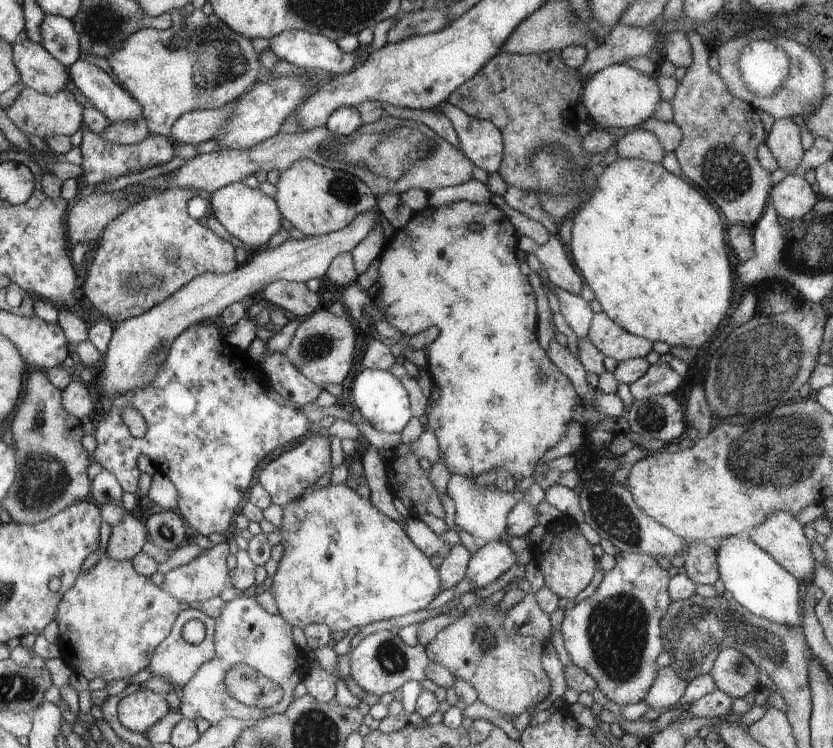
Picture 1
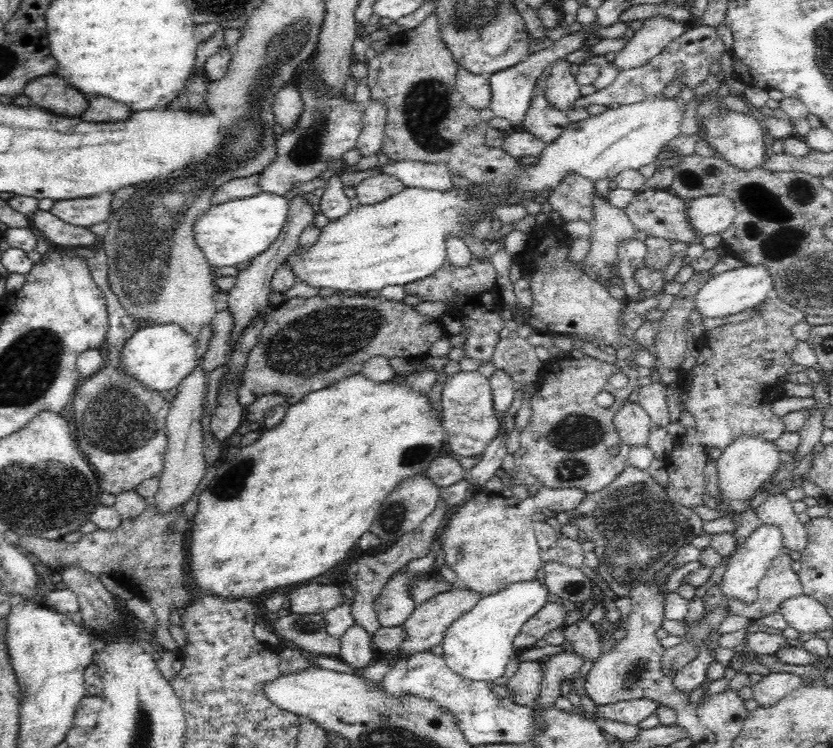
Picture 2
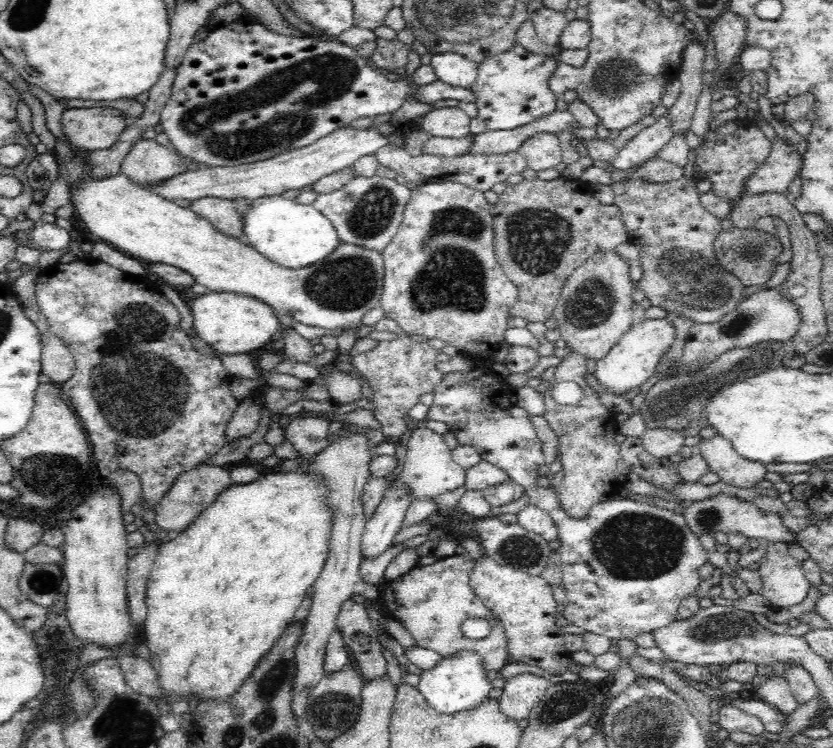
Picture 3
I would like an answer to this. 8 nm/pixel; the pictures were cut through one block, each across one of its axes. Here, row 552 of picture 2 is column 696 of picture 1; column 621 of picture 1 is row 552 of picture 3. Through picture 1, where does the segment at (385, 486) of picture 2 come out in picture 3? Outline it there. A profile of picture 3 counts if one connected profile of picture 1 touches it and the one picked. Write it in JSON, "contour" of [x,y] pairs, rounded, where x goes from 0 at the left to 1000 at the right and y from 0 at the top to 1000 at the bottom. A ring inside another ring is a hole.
{"contour":[[[372,626],[346,628],[346,631],[329,628],[322,634],[312,634],[305,644],[279,647],[267,660],[259,660],[259,668],[255,668],[252,676],[247,676],[247,682],[242,682],[238,687],[238,693],[233,693],[230,701],[223,703],[221,711],[216,711],[216,717],[211,722],[194,725],[187,751],[182,757],[180,775],[178,775],[178,789],[175,789],[178,821],[170,834],[170,853],[173,853],[173,861],[178,864],[178,869],[185,874],[185,880],[180,885],[192,904],[192,917],[197,920],[199,933],[204,930],[204,925],[223,930],[223,933],[226,933],[226,925],[233,925],[233,928],[238,928],[238,936],[240,933],[271,936],[293,914],[293,909],[303,901],[303,896],[307,896],[307,888],[312,885],[312,880],[317,880],[317,874],[331,861],[331,856],[336,850],[341,850],[341,842],[351,834],[353,818],[363,807],[363,799],[370,794],[370,789],[382,775],[382,770],[391,754],[394,730],[399,722],[399,687],[401,687],[399,658],[396,658],[396,650],[391,647],[389,634],[377,634]]]}

